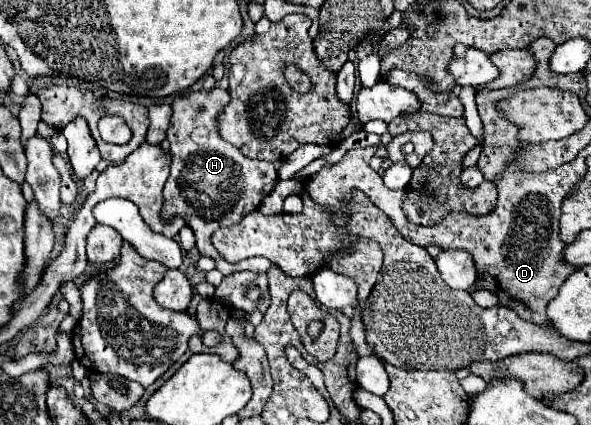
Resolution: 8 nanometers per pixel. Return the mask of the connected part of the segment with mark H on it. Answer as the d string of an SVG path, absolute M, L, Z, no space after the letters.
M214 87L210 91L192 91L188 95L176 95L172 101L172 119L170 119L170 127L168 127L168 141L170 141L170 153L172 153L172 171L170 177L164 185L164 203L170 205L172 213L182 215L186 225L194 231L196 235L196 249L200 251L200 255L208 255L216 261L216 269L222 271L224 275L230 275L234 271L268 271L272 267L272 263L266 257L250 257L244 259L242 263L228 263L216 249L212 249L212 233L220 227L230 227L242 221L244 215L256 211L262 203L262 199L274 189L276 181L278 181L278 173L274 169L274 165L270 161L254 161L244 157L234 145L222 141L222 137L218 137L218 127L216 127L216 117L218 113L228 105L230 101L230 93L226 89Z

